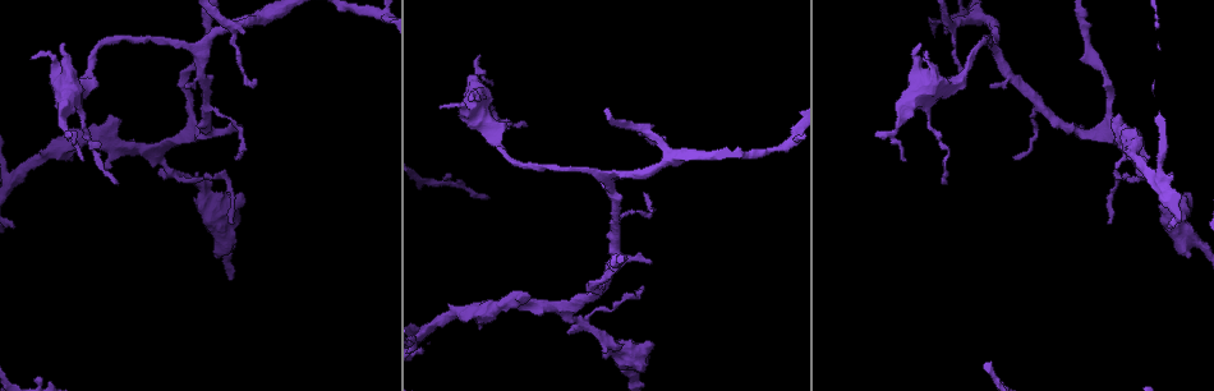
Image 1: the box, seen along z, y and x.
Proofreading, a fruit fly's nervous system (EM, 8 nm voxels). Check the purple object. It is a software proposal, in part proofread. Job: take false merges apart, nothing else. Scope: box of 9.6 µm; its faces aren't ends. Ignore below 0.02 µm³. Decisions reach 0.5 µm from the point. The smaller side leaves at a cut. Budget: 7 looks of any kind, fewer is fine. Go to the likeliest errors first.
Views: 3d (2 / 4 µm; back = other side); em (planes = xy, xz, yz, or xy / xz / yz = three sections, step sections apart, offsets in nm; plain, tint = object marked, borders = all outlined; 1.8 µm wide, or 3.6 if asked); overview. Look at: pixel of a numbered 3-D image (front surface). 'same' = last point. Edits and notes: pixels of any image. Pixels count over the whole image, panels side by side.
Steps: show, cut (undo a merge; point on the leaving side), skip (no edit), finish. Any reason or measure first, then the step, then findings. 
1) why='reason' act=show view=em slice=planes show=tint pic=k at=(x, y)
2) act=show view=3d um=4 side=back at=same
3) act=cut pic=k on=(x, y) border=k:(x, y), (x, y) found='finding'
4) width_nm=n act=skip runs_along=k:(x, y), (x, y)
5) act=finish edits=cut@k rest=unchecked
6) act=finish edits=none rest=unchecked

why='sharp bend' act=show view=em slice=planes show=plain pic=1 at=(584, 318)

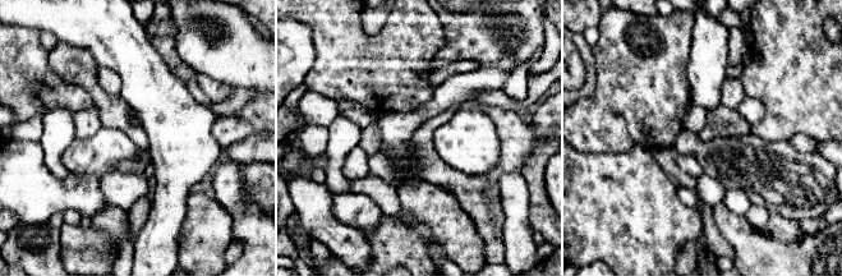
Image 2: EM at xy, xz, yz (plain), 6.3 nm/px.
why='where the object lies' act=show view=em slice=planes show=tint at=same

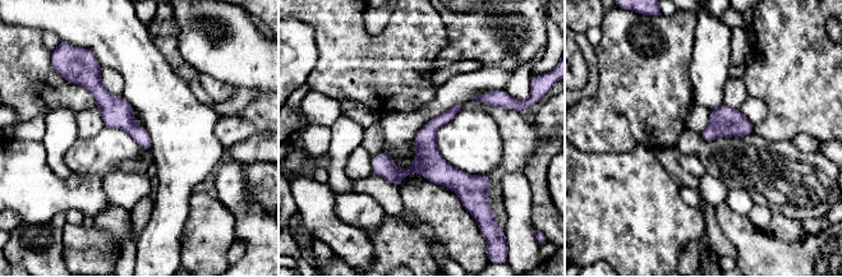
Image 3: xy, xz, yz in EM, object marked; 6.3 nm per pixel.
act=skip runs_along=3:(376, 158), (390, 171), (435, 169), (481, 183) found='all the same neuron'

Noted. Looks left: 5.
why='two arms in line, one across' act=show view=em slice=yz step=4 show=tint pic=1 at=(667, 159)

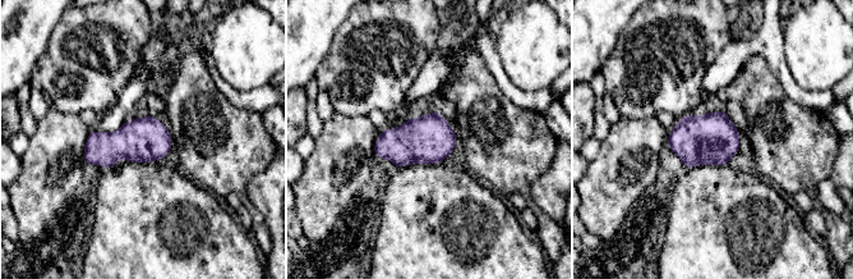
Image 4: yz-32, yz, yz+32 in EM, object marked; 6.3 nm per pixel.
why='another direction' act=show view=em slice=xz step=16 show=tint at=same

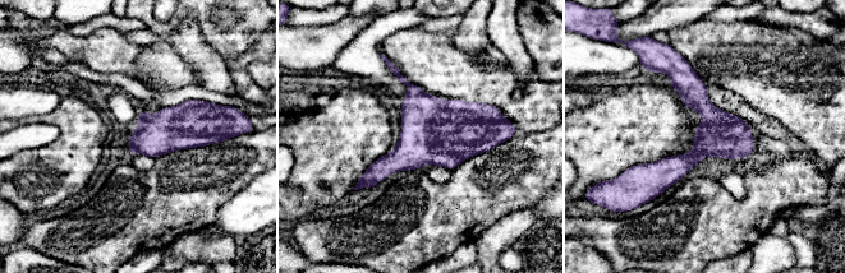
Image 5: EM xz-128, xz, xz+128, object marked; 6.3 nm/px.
act=skip found='continuous, no second neuron'

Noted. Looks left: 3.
act=show view=em slice=xy step=4 show=tint pic=1 at=(607, 179)

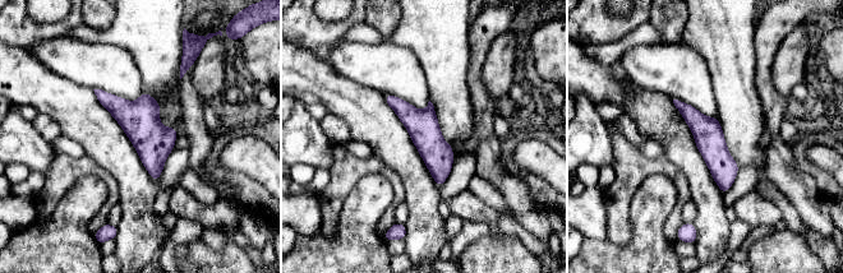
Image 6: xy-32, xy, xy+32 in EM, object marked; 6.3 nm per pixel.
act=show view=em slice=planes show=tint at=same

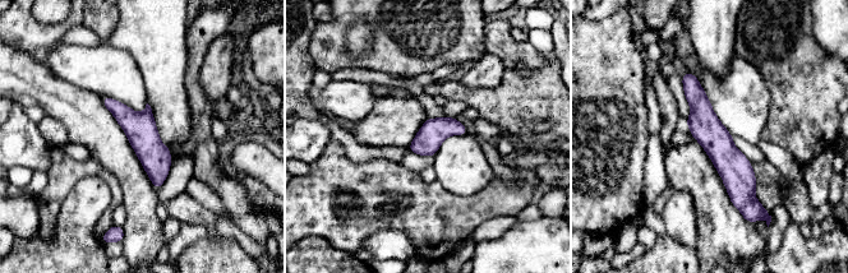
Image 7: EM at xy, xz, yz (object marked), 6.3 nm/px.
act=skip runs_along=7:(688, 75), (705, 128), (754, 203) found='continuous, no second neuron'

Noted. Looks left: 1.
act=finish edits=none rest=unchecked

